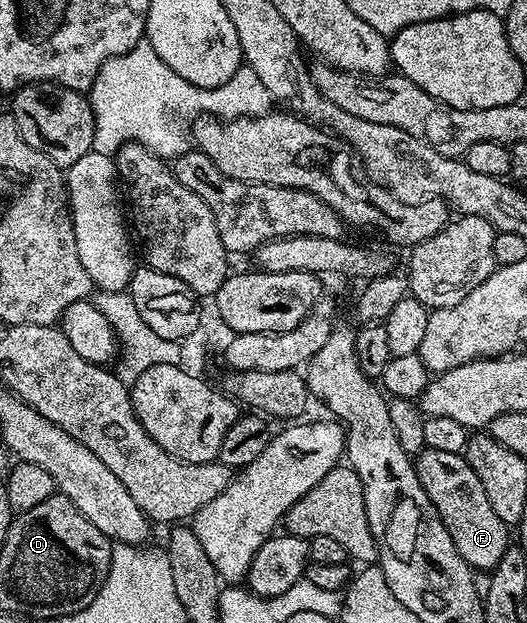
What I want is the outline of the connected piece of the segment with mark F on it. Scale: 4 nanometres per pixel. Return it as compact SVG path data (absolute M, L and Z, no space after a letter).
M427 446L414 457L413 463L425 494L429 494L441 522L449 530L449 538L453 538L453 546L457 546L457 554L461 554L473 570L496 568L509 543L509 525L497 518L481 486L481 478L473 474L466 455L459 453L458 456L447 448Z

